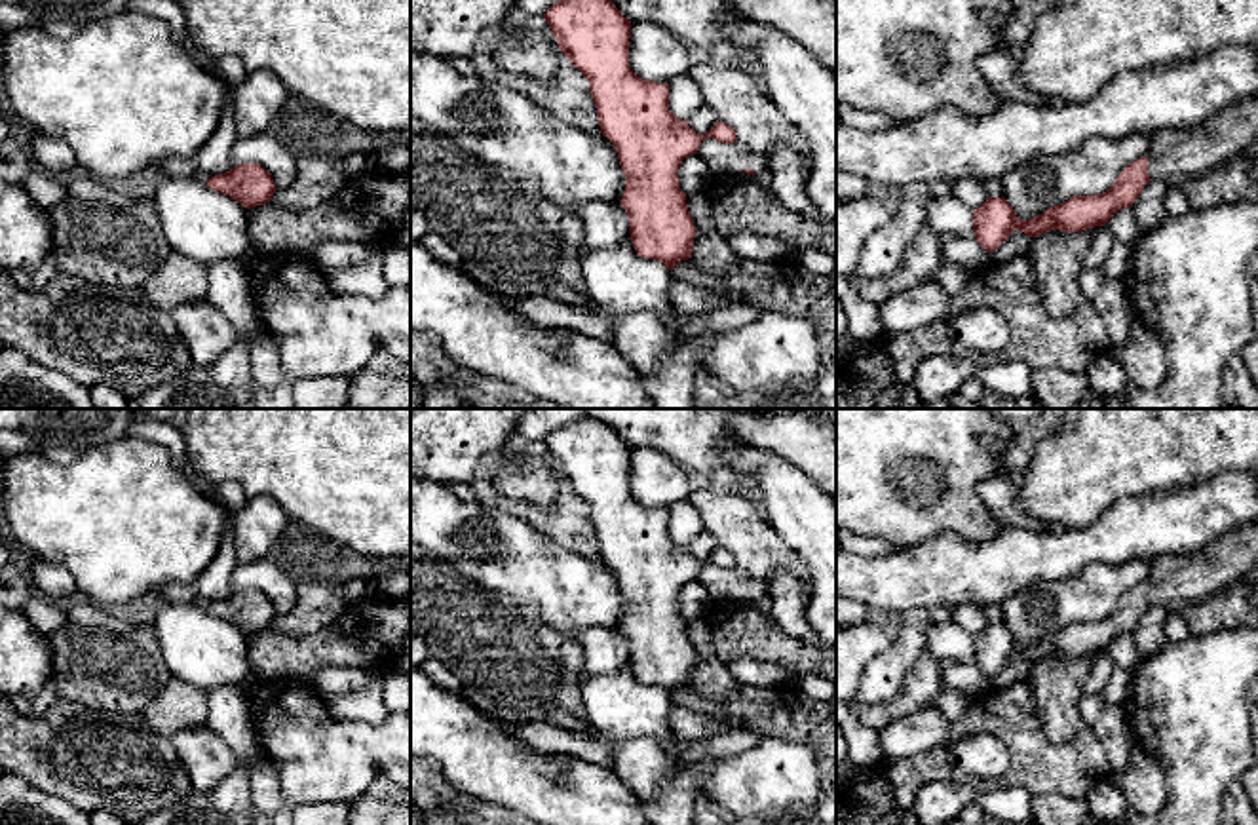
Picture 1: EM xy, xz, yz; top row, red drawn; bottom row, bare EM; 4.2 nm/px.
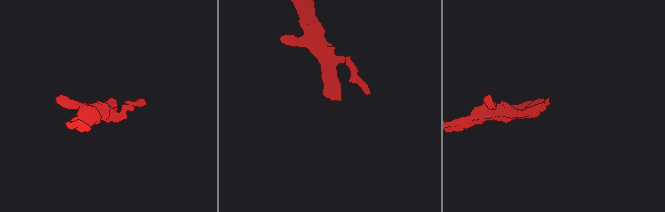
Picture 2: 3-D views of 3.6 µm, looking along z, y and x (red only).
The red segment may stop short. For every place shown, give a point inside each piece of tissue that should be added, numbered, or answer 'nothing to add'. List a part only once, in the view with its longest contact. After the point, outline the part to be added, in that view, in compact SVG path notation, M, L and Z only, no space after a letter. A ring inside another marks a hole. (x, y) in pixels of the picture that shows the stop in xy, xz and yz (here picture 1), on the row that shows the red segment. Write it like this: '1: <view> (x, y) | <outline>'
1: yz (1175, 154) | M1258 93L1199 125L1152 135L1148 175L1169 182L1203 175L1243 154L1256 137Z

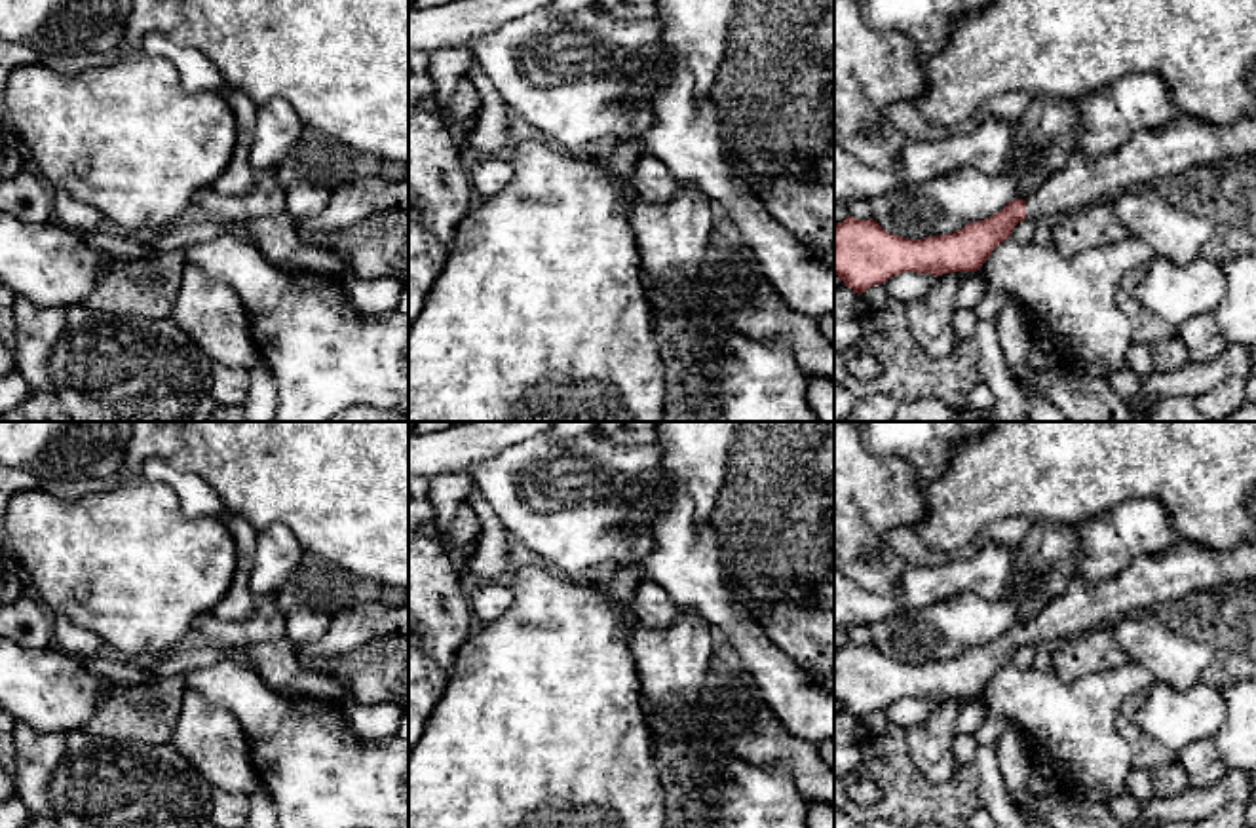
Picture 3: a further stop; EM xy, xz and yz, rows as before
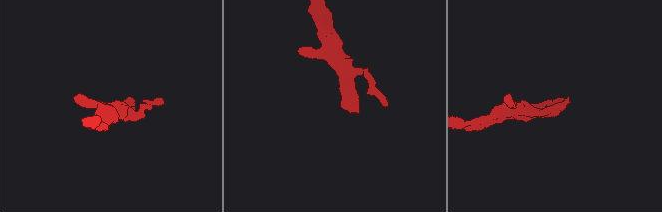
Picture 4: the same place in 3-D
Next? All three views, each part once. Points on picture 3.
1: yz (1186, 141) | M1178 114L1163 127L1138 131L1115 150L1096 156L1074 150L1068 161L1024 199L1026 218L1055 220L1096 203L1112 203L1129 190L1151 188L1155 180L1186 173L1189 167L1252 158L1254 120L1208 123Z

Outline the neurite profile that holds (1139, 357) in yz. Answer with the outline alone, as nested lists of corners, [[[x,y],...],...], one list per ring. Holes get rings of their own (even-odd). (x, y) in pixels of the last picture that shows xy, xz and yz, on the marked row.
[[[1132,342],[1127,353],[1127,367],[1140,378],[1148,378],[1155,370],[1151,348],[1142,342]]]

